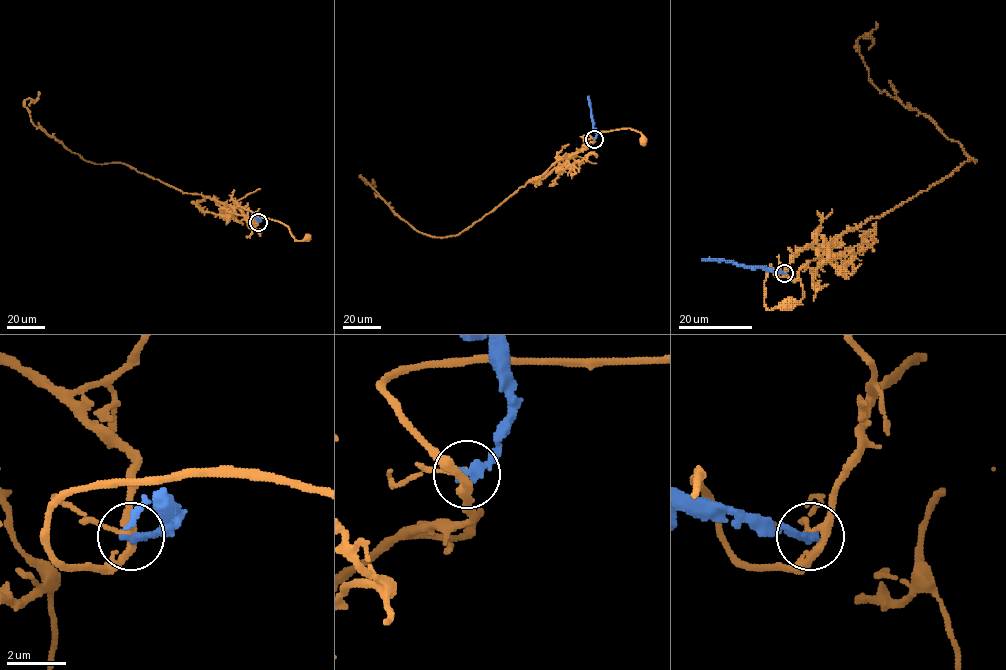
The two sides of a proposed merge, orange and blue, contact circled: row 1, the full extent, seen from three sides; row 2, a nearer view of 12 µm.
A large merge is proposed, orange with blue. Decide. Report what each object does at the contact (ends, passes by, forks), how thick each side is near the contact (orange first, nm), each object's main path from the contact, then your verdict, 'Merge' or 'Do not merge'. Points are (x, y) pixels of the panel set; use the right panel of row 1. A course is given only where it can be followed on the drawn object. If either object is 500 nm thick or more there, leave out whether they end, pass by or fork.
At the ring orange forks. At the ring blue ends. Thickness 240 nm (orange) against 320 nm. Course of orange: (785, 273), (808, 244), (830, 243), (975, 160), (872, 83), (857, 40), (865, 34), (873, 40), (875, 22). Course of blue: (785, 273), (701, 258). Do not merge

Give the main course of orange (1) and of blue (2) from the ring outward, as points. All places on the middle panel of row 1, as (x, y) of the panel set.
1: (593, 139), (457, 234), (433, 237), (417, 231), (360, 176), (374, 186)
2: (593, 139), (596, 133), (588, 95)

